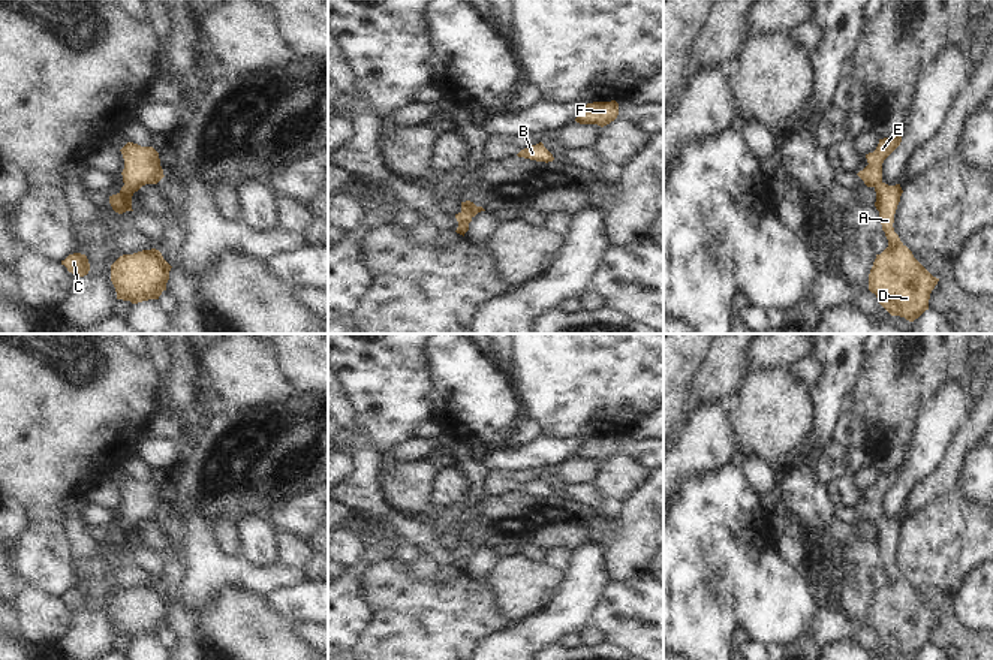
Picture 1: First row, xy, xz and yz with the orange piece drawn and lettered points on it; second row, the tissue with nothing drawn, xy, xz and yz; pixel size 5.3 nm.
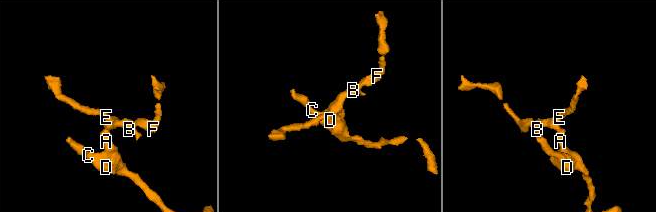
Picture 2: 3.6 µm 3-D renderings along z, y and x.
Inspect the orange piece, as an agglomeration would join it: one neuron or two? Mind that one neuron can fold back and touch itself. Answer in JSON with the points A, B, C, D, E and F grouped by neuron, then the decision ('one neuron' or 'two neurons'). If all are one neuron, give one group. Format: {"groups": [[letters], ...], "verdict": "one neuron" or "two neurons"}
{"groups": [["A", "B", "C", "D", "E", "F"]], "verdict": "one neuron"}

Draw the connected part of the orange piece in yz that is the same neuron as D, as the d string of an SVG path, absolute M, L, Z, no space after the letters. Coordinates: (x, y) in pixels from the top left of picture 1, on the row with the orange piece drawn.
M902 135L879 139L873 153L866 154L867 166L857 175L876 192L875 207L888 239L888 247L876 254L869 274L869 290L891 314L909 322L929 310L930 293L939 278L933 277L900 241L894 232L894 214L903 193L900 184L888 186L882 181L884 160L900 145Z

